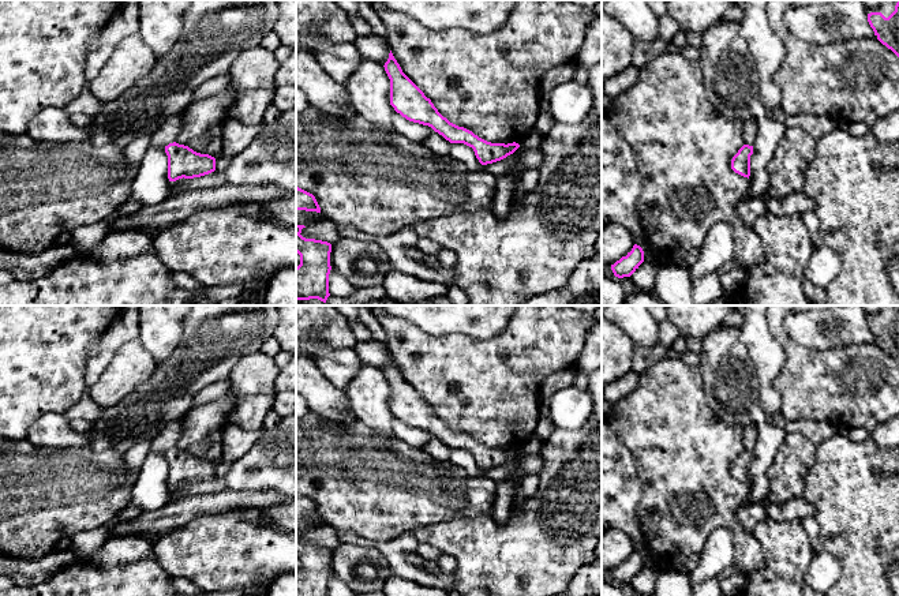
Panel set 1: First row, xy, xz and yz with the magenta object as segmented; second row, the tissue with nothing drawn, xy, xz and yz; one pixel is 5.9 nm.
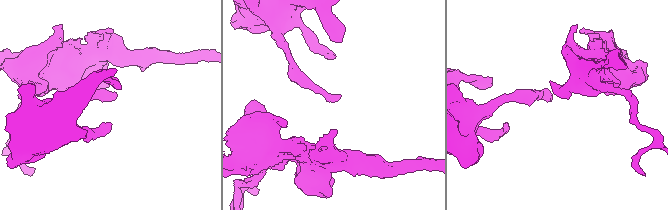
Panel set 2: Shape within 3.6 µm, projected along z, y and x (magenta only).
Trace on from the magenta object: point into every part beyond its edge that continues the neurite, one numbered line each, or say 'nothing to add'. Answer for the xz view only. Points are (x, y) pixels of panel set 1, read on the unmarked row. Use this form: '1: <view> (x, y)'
nothing to add

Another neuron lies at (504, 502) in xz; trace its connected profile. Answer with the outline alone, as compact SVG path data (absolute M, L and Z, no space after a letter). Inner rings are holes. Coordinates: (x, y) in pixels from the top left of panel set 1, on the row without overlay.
M510 480L501 481L497 484L497 492L492 507L494 520L505 525L510 517L512 509L514 506L514 486Z

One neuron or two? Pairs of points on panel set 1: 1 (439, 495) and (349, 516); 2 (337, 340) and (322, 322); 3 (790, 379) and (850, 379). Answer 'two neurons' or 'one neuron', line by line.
1: one neuron
2: one neuron
3: one neuron

